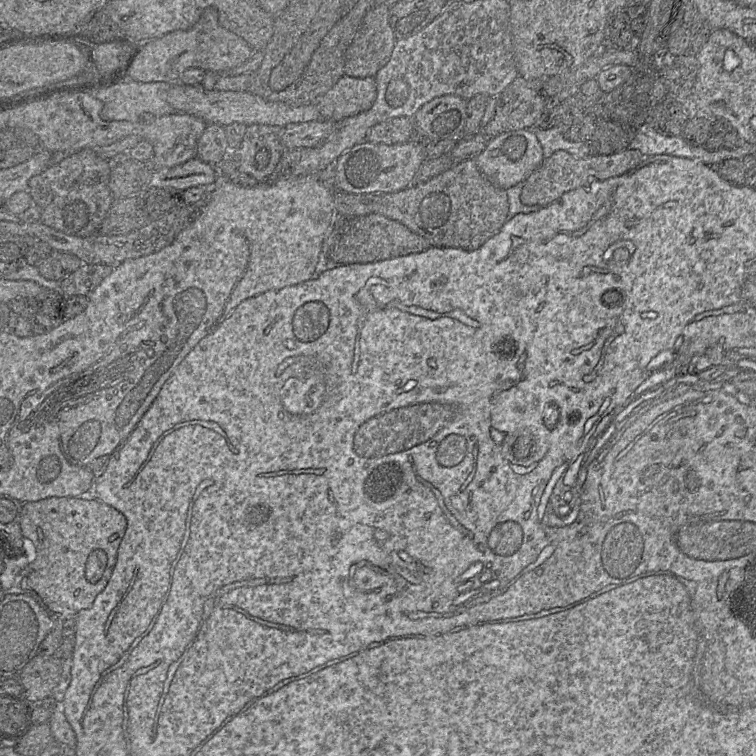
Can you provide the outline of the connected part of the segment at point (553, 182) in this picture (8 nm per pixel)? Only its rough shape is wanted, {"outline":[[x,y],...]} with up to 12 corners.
{"outline":[[630,148],[576,158],[556,151],[524,181],[521,202],[545,207],[568,191],[621,176]]}

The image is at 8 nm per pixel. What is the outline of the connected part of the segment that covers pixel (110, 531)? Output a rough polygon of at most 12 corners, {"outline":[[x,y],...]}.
{"outline":[[97,500],[22,503],[35,547],[7,594],[62,622],[111,577],[125,516]]}

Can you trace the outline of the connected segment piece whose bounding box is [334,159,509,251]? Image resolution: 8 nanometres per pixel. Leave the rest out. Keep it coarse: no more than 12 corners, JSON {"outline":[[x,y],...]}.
{"outline":[[475,159],[393,193],[335,190],[340,218],[382,214],[433,247],[480,248],[508,196]]}

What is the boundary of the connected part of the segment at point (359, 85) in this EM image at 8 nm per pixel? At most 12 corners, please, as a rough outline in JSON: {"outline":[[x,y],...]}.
{"outline":[[344,74],[314,103],[338,123],[370,109],[375,77]]}

